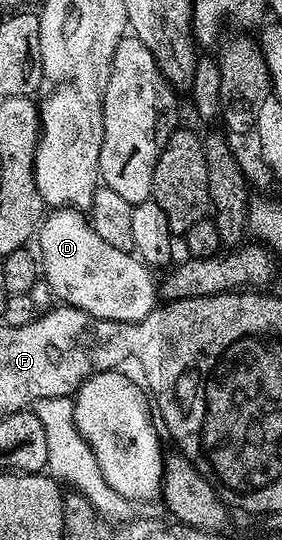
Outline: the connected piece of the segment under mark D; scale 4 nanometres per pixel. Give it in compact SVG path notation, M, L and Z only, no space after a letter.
M56 208L44 215L38 229L37 259L41 276L56 301L85 310L93 320L116 320L136 324L157 306L157 280L138 256L109 246L91 228L90 219L73 208Z

